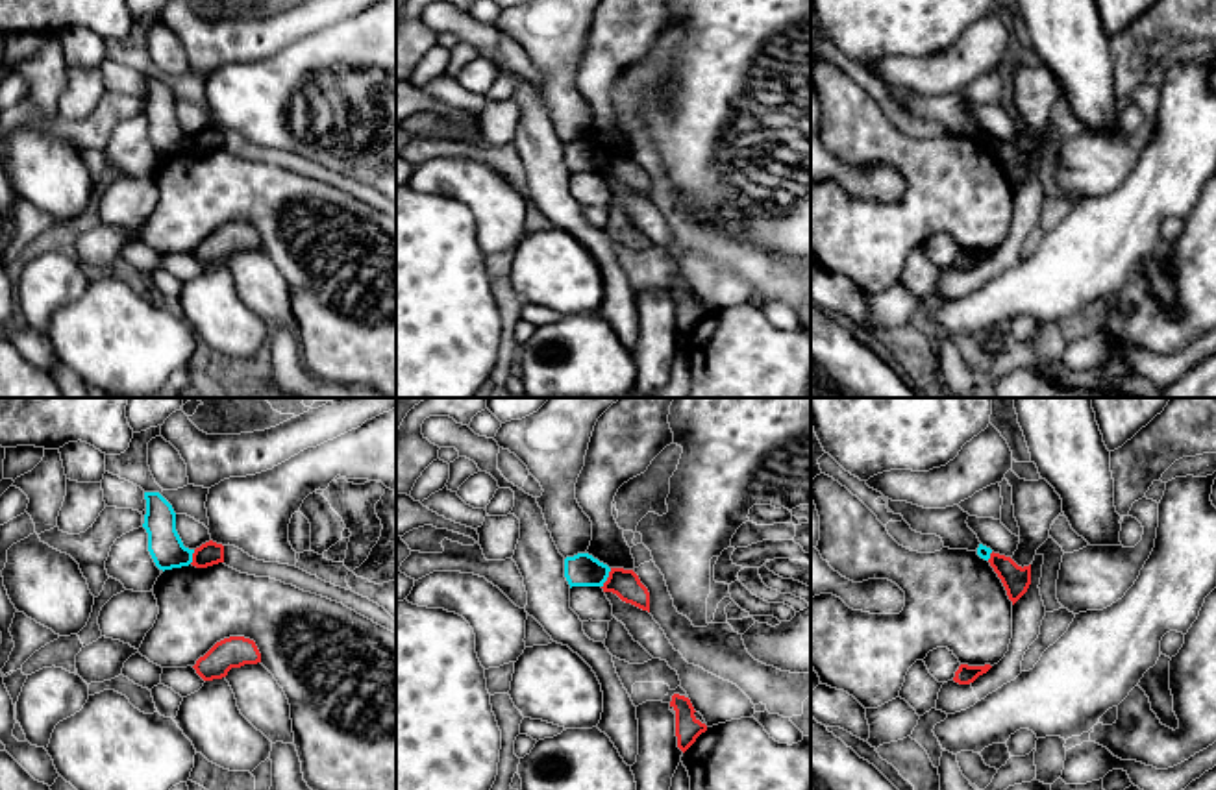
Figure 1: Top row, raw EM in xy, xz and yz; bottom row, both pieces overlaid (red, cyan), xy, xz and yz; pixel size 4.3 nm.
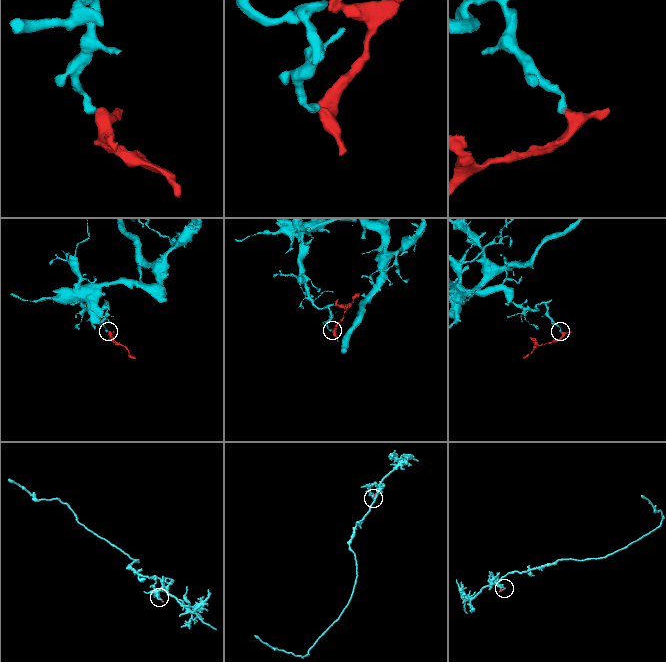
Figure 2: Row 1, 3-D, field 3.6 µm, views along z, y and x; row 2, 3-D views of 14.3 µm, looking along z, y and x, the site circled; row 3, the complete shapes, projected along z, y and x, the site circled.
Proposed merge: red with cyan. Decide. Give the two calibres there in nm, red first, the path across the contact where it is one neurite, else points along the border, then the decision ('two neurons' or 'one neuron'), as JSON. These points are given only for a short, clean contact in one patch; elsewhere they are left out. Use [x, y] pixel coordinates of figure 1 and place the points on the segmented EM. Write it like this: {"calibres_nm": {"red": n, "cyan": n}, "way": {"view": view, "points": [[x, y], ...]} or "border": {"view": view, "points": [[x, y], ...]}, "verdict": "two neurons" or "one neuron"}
{"calibres_nm": {"red": 120, "cyan": 140}, "border": {"view": "xz", "points": [[611, 568], [602, 587]]}, "verdict": "two neurons"}

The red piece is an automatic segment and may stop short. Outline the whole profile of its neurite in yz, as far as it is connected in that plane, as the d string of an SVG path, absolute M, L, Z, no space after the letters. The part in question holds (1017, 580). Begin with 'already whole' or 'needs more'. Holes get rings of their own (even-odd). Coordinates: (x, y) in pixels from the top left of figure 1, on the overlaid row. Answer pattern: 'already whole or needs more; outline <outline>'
already whole; outline M994 551L990 553L988 562L1001 579L1007 596L1014 605L1031 585L1031 564L1022 568L1011 557Z

